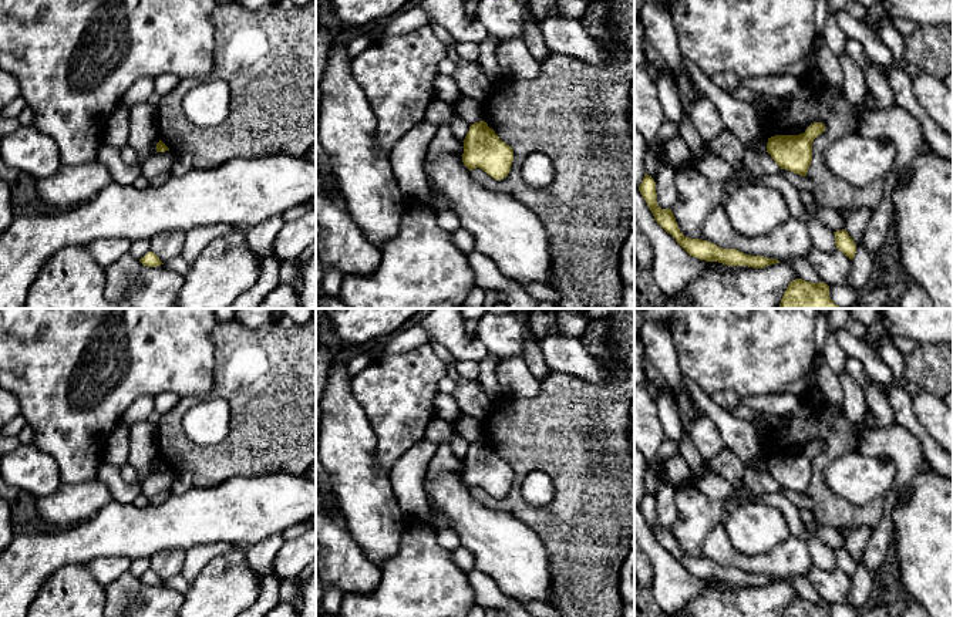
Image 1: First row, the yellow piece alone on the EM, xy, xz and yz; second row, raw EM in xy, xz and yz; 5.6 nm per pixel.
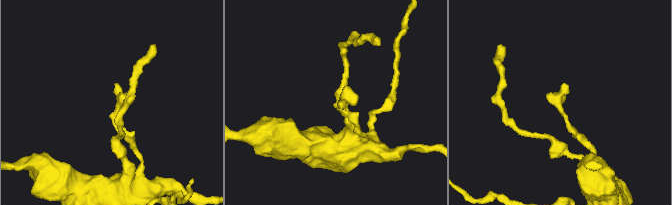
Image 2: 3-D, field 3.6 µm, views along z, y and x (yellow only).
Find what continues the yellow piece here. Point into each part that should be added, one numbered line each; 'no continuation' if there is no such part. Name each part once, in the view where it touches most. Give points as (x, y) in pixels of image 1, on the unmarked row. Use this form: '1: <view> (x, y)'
no continuation

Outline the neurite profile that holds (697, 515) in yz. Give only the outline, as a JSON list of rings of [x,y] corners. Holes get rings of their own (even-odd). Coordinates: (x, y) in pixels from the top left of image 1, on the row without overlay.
[[[691,485],[676,488],[677,517],[671,526],[680,550],[690,557],[701,557],[710,532],[723,525],[728,505],[711,499]]]

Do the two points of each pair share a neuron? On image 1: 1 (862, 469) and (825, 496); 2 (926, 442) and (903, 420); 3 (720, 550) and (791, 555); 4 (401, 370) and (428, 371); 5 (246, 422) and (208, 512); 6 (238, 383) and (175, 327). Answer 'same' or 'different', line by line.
1: different
2: same
3: same
4: same
5: different
6: different

